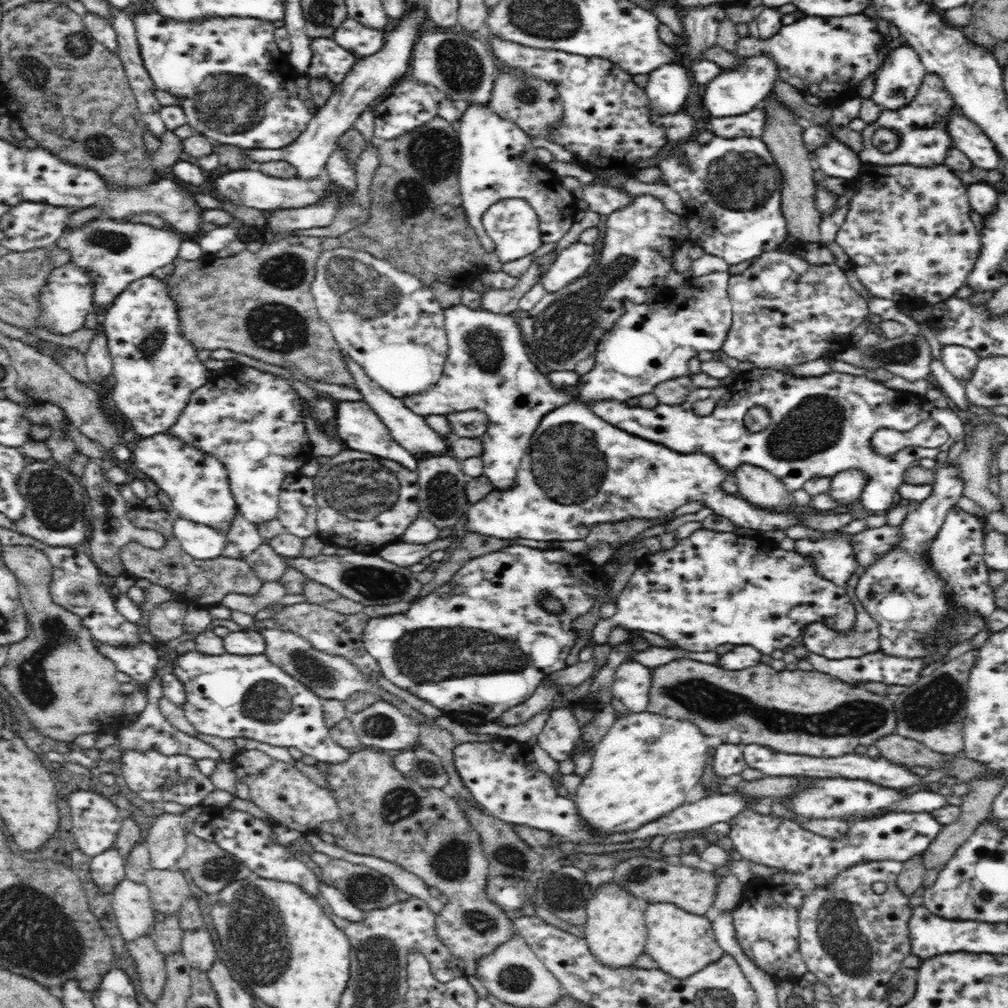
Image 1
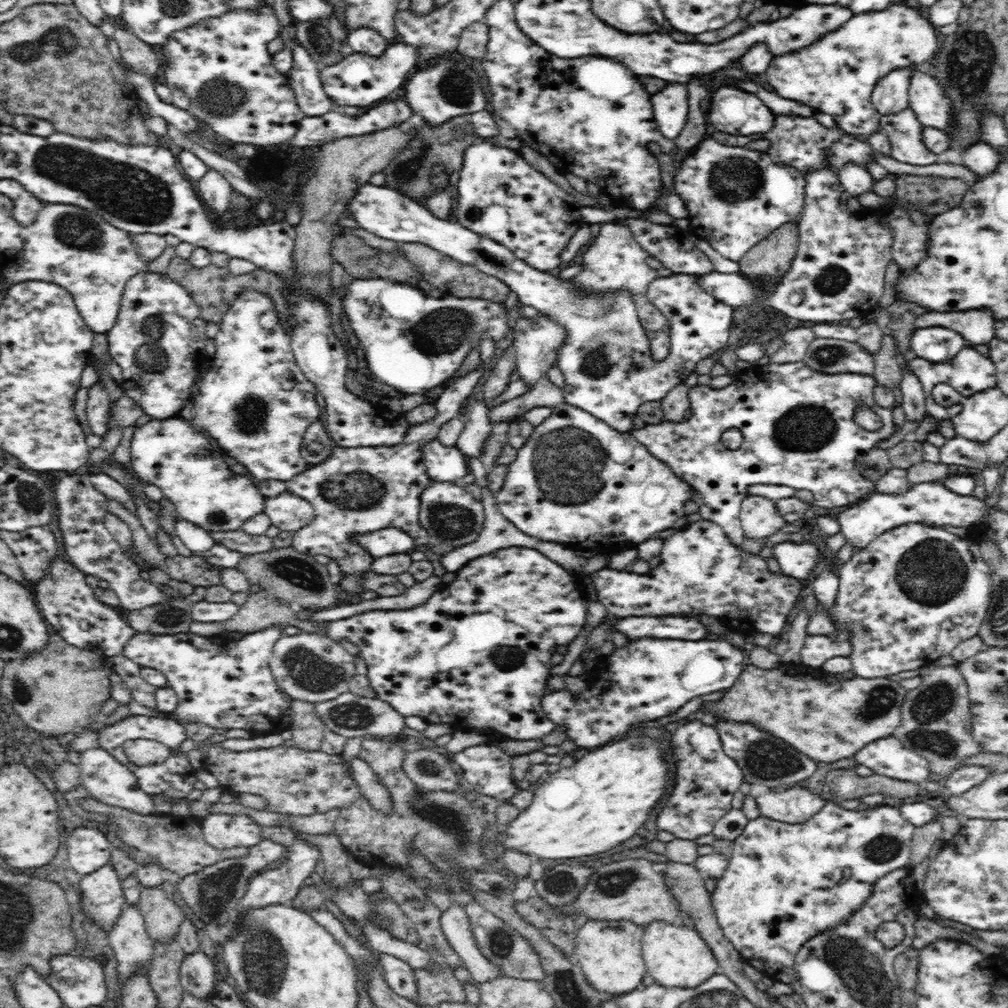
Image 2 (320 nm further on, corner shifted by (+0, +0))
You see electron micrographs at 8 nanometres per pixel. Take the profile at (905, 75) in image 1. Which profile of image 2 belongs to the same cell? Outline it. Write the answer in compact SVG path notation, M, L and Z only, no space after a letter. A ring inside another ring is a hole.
M914 67L892 70L880 79L871 92L874 108L881 115L896 114L908 108L908 87Z

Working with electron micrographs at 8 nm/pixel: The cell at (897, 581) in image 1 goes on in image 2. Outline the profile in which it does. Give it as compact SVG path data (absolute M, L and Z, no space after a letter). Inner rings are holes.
M912 522L902 524L876 537L866 548L854 551L851 558L846 561L839 570L839 587L835 603L831 608L831 616L837 624L845 624L851 628L852 653L850 663L853 672L860 678L887 678L899 672L916 670L919 667L931 666L931 663L940 657L949 656L952 651L964 640L977 636L982 621L986 618L990 600L992 598L992 581L988 565L982 558L982 553L975 542L966 541L954 535L942 527L930 527L928 525Z

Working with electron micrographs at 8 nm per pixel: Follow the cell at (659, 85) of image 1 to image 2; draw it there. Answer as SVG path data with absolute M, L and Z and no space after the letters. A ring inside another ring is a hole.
M670 82L660 92L652 94L652 110L660 132L669 139L680 136L688 120L687 85Z

